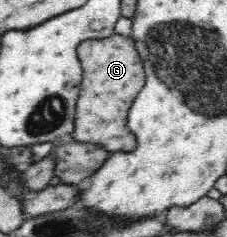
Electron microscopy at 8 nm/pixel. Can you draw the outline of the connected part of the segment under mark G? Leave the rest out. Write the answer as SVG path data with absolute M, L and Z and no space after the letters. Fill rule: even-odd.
M113 34L102 40L87 40L77 48L82 63L83 83L77 99L73 139L79 143L97 144L109 153L133 151L135 135L127 127L127 111L145 85L145 72L131 36Z

